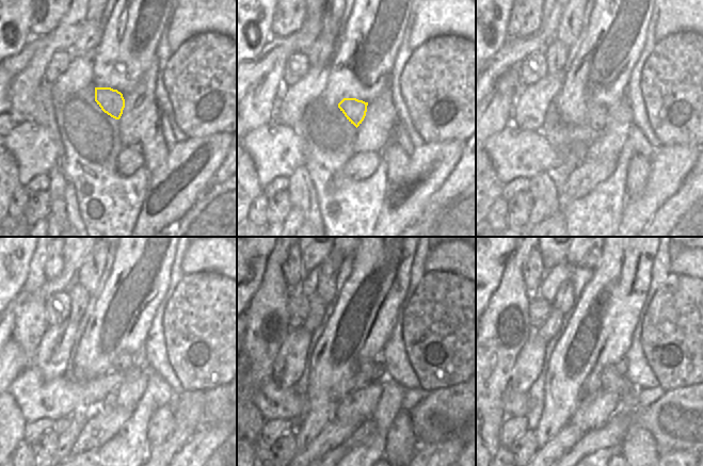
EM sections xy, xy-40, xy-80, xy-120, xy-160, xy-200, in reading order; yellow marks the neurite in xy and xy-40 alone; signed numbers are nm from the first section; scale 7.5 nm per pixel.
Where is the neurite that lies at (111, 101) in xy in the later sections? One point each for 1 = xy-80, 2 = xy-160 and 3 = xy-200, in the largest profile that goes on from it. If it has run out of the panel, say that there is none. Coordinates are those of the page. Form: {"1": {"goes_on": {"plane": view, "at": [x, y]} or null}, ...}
{"1": {"goes_on": {"plane": "xy-80", "at": [597, 114]}}, "2": {"goes_on": {"plane": "xy-160", "at": [369, 370]}}, "3": {"goes_on": {"plane": "xy-200", "at": [611, 380]}}}

